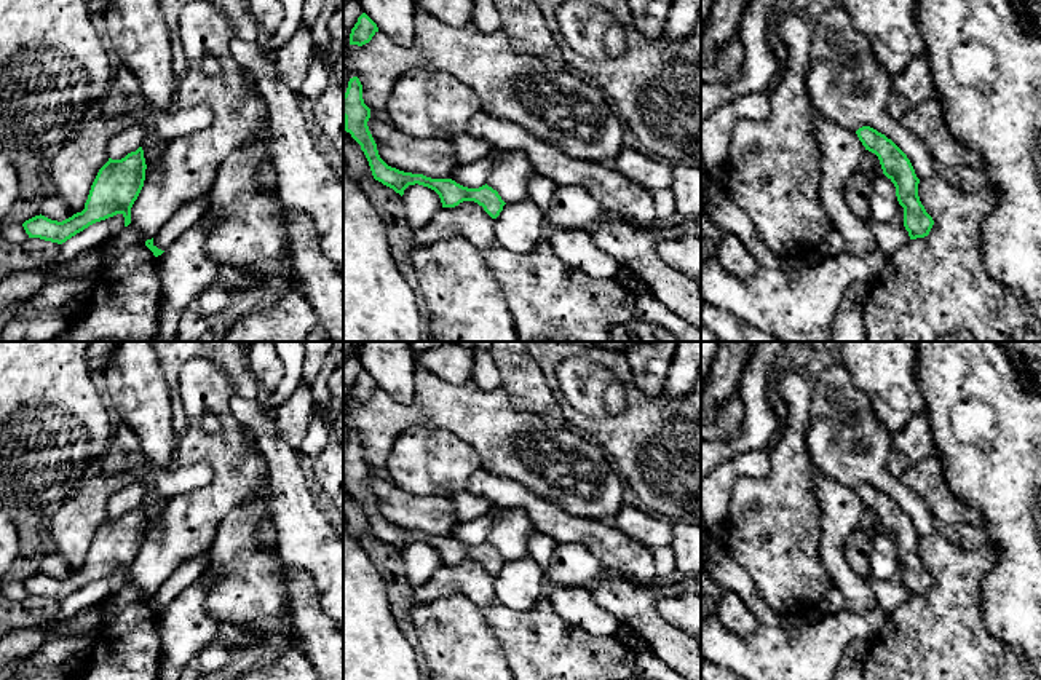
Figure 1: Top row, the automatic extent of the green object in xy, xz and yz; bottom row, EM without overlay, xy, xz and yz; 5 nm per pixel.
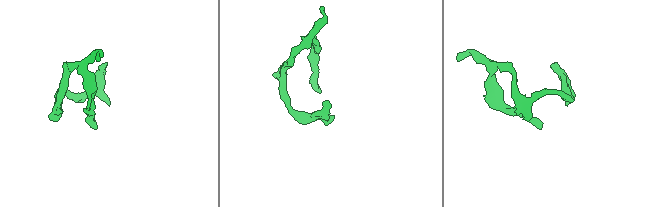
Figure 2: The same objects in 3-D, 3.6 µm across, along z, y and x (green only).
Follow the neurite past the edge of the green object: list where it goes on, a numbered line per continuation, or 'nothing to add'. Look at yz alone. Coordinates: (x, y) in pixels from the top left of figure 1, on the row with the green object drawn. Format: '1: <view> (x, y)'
nothing to add

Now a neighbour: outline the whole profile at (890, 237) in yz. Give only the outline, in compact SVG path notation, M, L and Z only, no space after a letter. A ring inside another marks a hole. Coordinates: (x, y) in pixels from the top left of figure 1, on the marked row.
M899 206L899 215L889 222L870 220L870 230L878 244L878 251L886 257L893 257L902 246L910 241L904 227L904 208Z

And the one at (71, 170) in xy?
M129 113L113 118L97 117L72 139L43 156L43 169L51 195L65 203L73 214L85 209L99 169L109 161L109 142L137 125Z

